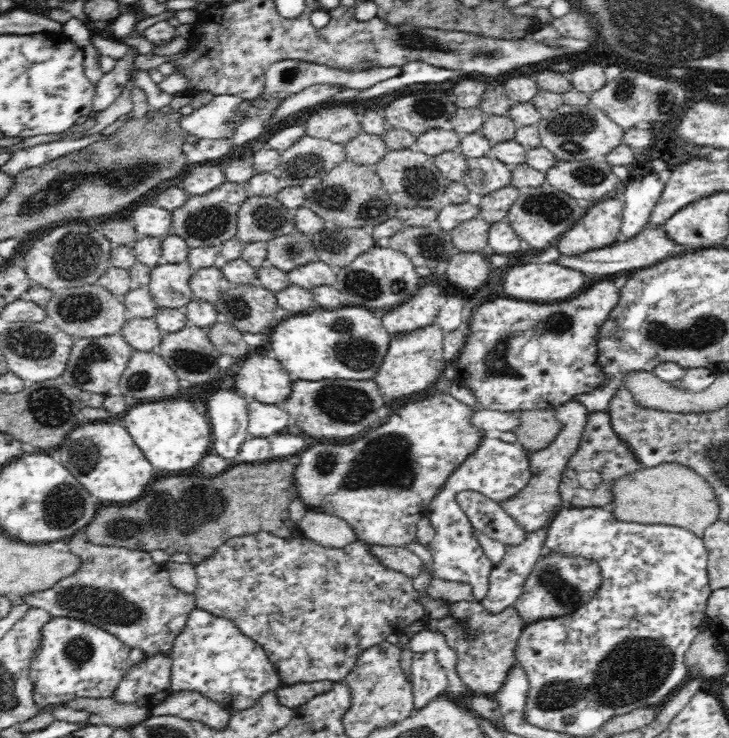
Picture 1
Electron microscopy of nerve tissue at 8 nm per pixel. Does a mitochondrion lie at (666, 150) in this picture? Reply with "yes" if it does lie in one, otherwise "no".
no

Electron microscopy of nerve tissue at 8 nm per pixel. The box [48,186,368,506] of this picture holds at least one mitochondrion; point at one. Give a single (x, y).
(78, 256)

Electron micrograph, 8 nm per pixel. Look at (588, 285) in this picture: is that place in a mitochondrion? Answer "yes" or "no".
no

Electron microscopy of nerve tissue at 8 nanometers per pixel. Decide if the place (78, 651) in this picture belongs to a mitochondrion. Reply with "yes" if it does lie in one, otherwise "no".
yes

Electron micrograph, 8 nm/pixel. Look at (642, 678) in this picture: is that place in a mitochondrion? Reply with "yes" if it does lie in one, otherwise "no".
yes

